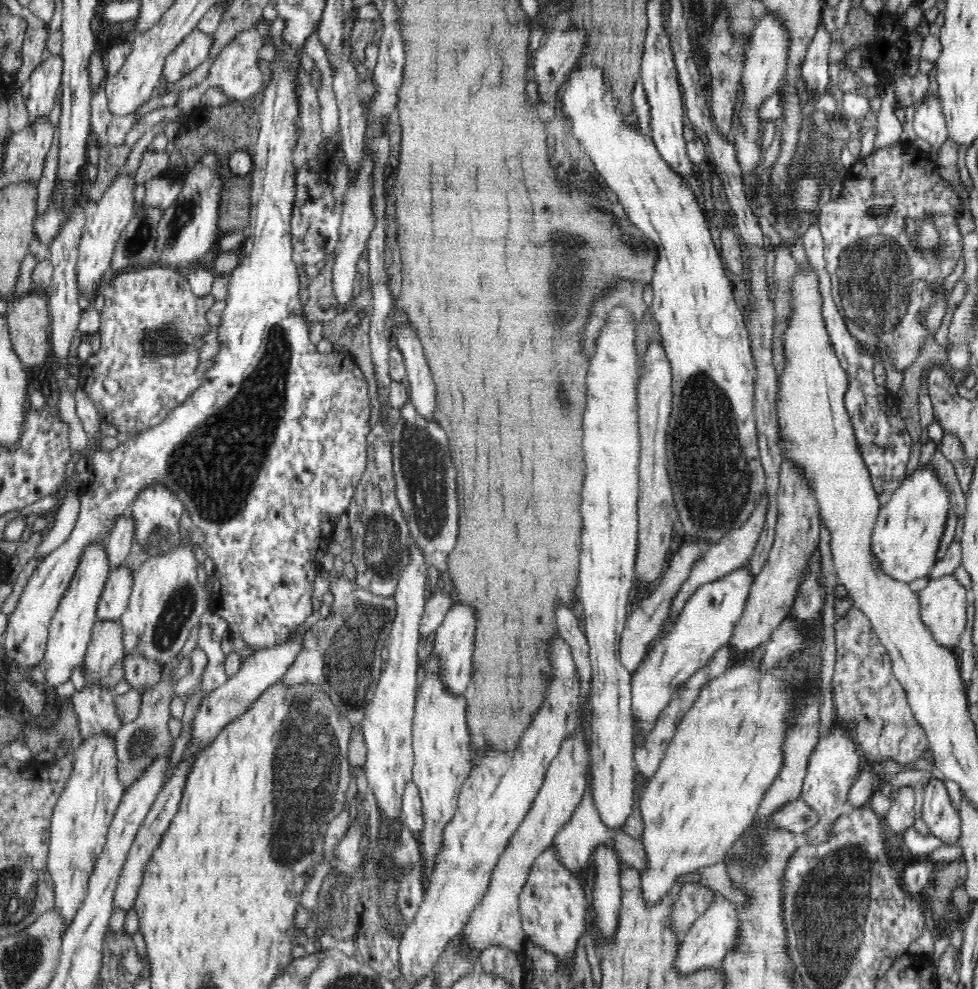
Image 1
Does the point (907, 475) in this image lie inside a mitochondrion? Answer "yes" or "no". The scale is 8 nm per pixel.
no

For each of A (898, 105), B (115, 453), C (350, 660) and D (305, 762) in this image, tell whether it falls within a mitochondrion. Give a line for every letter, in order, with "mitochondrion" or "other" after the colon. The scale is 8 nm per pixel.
A: other
B: other
C: mitochondrion
D: mitochondrion

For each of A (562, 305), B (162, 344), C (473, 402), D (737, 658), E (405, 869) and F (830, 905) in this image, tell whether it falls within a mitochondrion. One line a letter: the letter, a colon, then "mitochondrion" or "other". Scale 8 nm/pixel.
A: mitochondrion
B: mitochondrion
C: other
D: other
E: mitochondrion
F: mitochondrion

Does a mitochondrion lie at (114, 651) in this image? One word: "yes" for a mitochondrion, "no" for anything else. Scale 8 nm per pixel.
no

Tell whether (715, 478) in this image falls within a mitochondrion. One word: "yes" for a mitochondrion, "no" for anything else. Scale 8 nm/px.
yes

